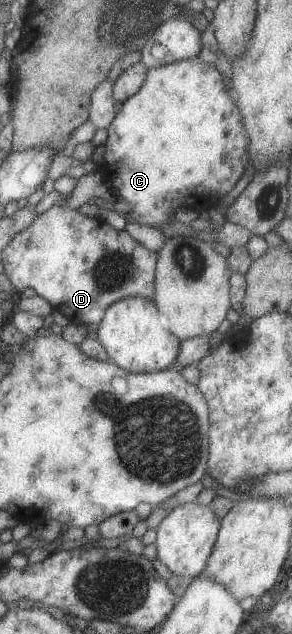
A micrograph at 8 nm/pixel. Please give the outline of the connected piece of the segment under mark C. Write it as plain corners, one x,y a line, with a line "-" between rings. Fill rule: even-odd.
196,56
147,69
142,88
123,102
122,110
107,128
108,138
104,144
107,161
102,163
101,171
107,182
118,188
119,199
132,206
125,216
127,220
160,227
174,221
178,208
208,208
212,204
218,207
247,170
250,158
240,108
231,90
226,88
226,76
215,64

